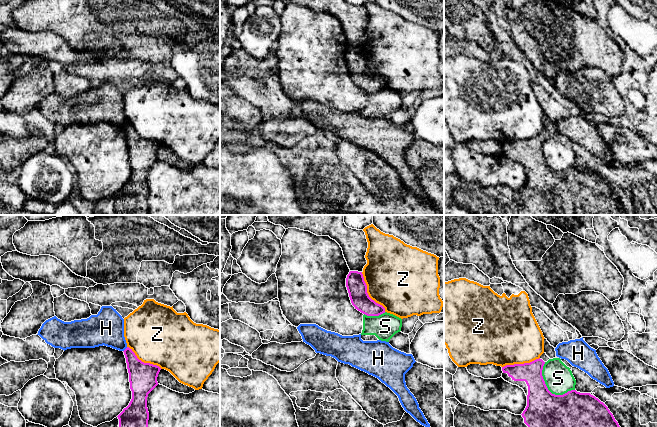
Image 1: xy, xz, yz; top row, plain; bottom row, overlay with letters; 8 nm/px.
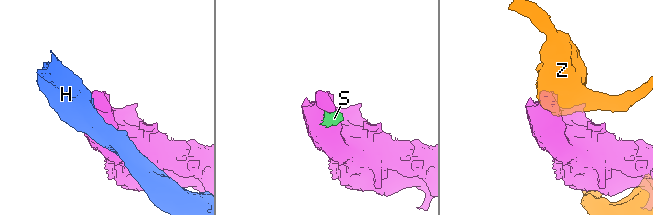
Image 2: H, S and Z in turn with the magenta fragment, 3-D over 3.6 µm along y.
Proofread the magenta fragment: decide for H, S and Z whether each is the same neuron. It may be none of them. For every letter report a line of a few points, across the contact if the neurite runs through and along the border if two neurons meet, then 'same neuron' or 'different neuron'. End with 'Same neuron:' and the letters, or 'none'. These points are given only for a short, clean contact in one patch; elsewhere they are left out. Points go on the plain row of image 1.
H: xy (127, 123), (123, 127) | different neuron
S: yz (544, 138), (542, 153), (552, 169), (564, 170), (574, 166) | different neuron
Z: different neuron
Same neuron: none

